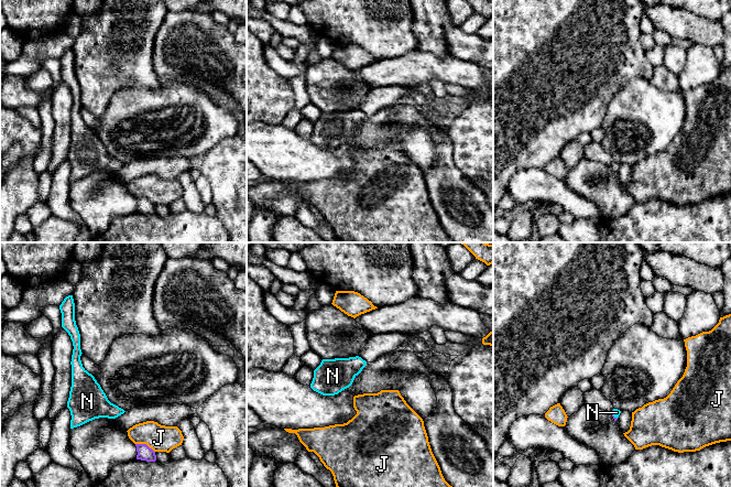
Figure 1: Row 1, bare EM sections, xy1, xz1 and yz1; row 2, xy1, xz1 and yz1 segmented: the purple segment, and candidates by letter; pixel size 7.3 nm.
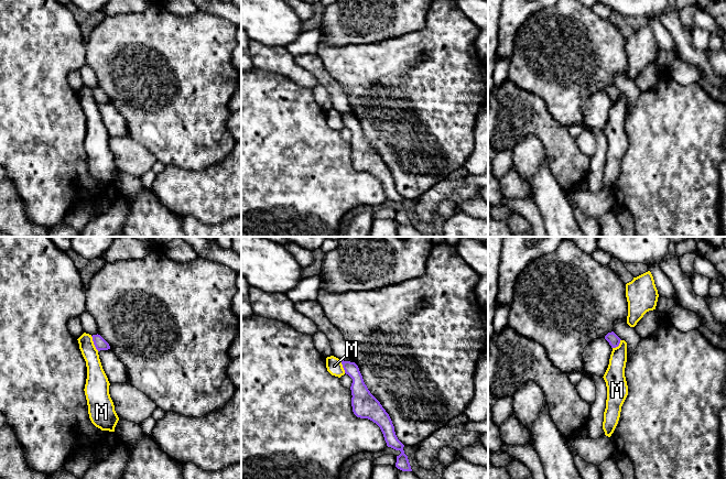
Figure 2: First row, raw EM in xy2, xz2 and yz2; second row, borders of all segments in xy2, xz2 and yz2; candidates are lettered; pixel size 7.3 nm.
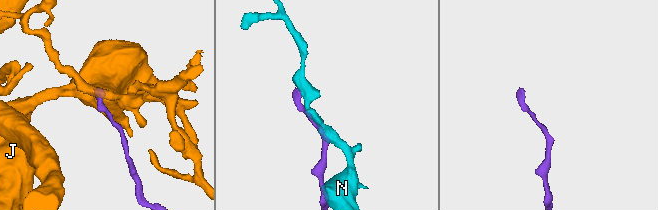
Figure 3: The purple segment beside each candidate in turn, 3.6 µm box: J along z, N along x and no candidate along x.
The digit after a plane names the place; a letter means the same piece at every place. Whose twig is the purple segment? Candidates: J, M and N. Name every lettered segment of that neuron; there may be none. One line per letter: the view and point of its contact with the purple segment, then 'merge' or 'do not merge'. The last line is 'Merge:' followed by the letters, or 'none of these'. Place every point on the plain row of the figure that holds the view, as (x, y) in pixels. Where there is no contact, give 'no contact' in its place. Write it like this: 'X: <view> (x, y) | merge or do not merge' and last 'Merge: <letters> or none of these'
J: xy1 (145, 197) | do not merge
M: xy2 (94, 97) | do not merge
N: yz1 (612, 168) | merge
Merge: N

